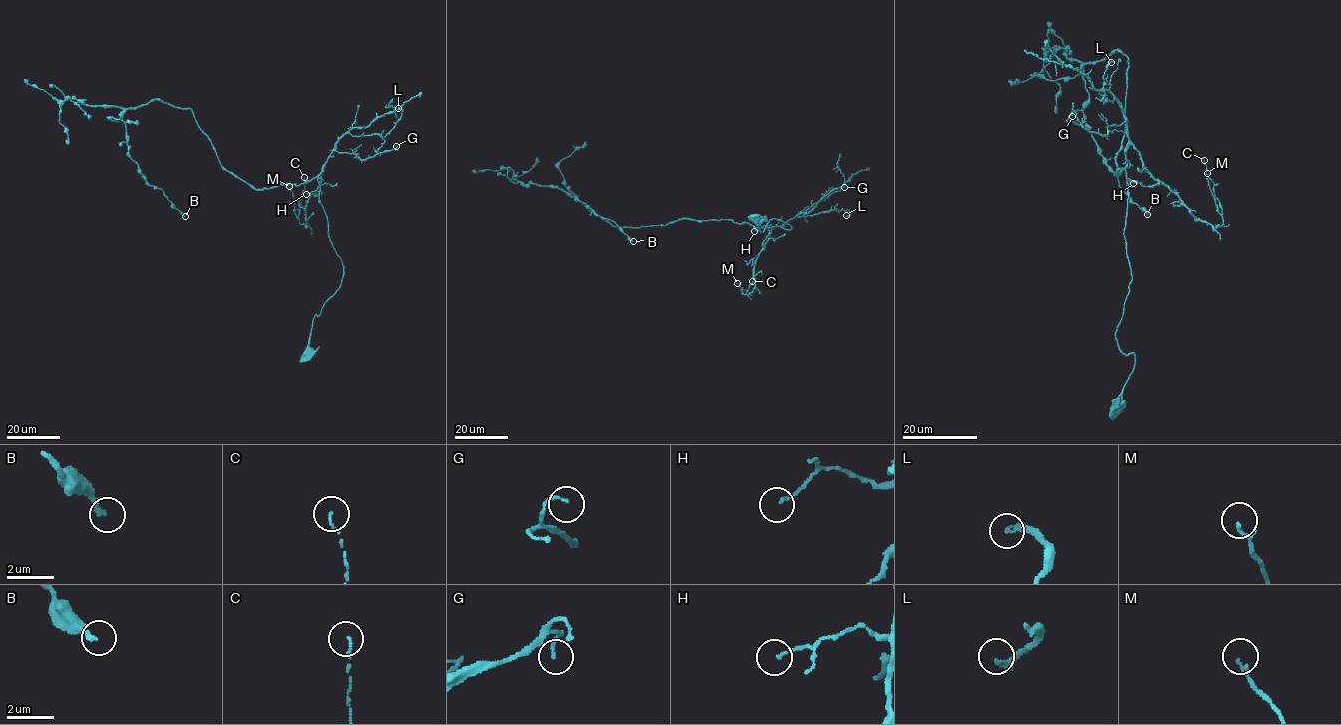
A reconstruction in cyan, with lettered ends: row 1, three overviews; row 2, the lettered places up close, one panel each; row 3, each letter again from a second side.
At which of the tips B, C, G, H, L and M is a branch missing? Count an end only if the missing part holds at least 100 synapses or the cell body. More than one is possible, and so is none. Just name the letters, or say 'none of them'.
none of them

